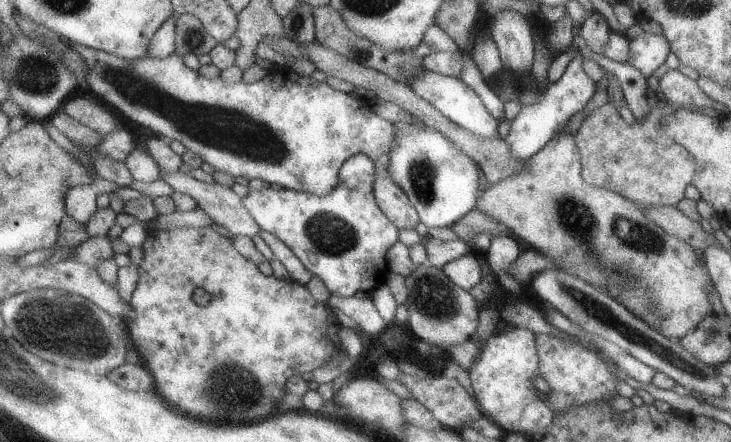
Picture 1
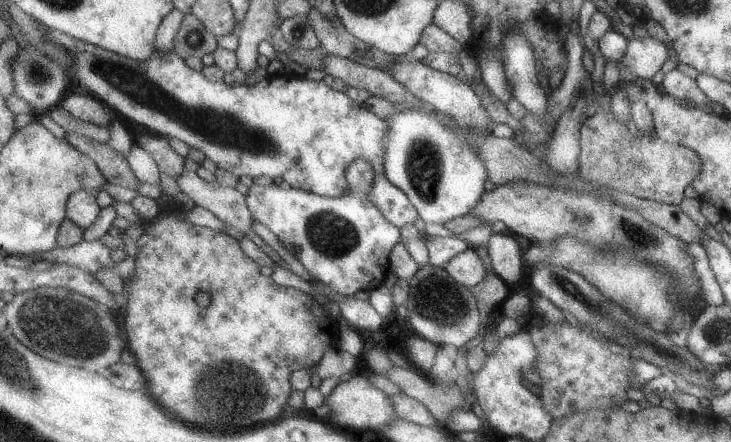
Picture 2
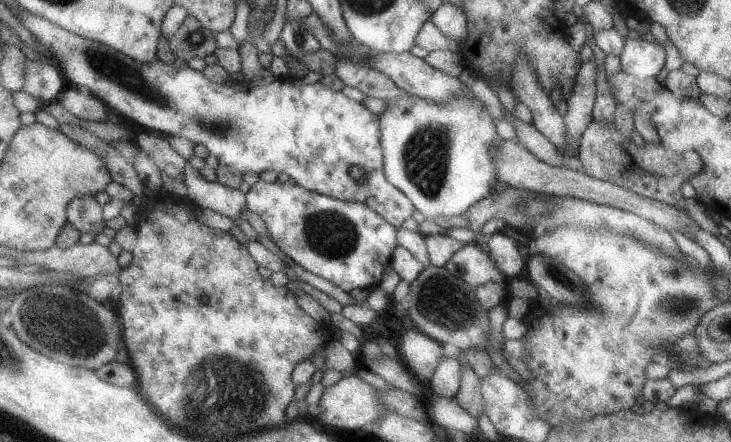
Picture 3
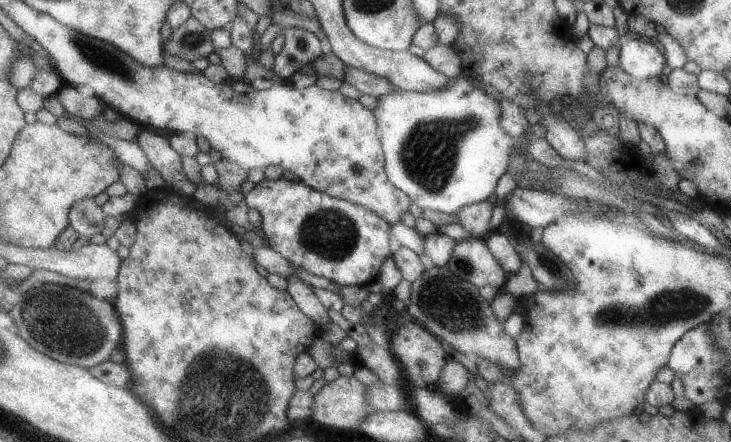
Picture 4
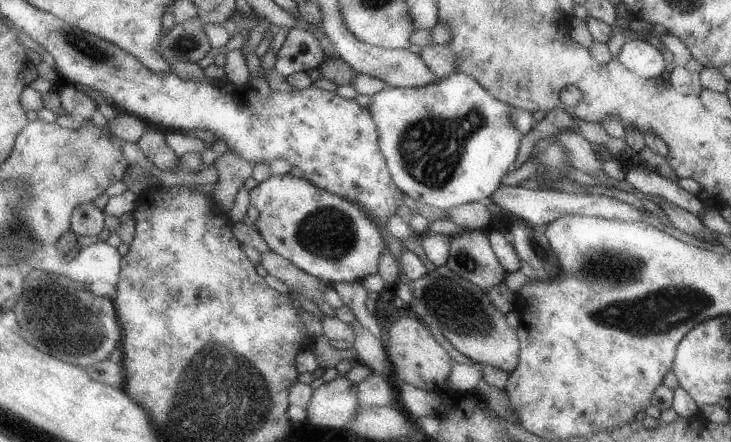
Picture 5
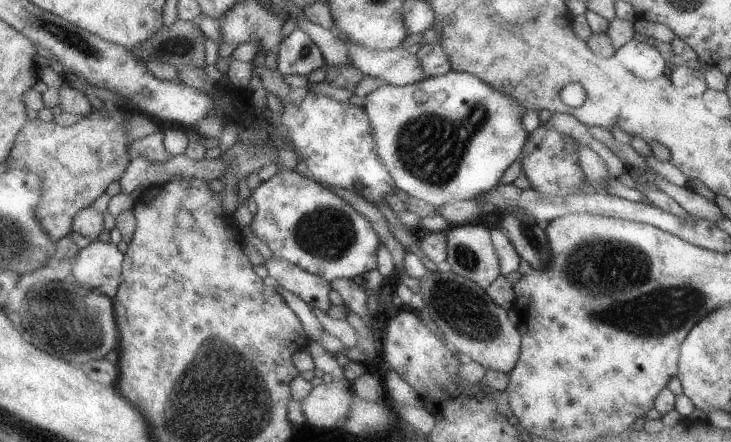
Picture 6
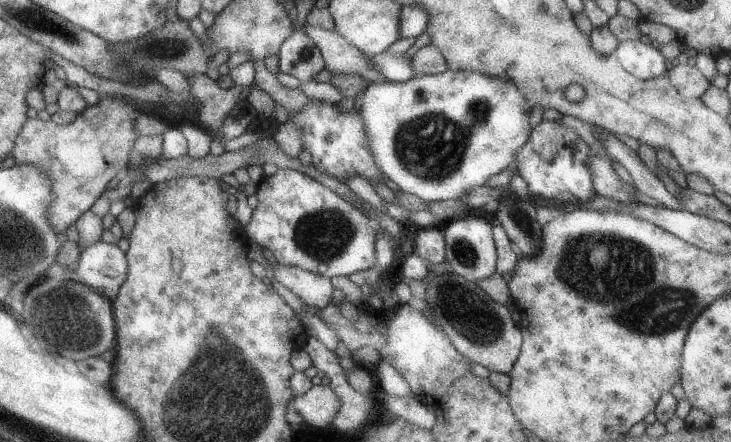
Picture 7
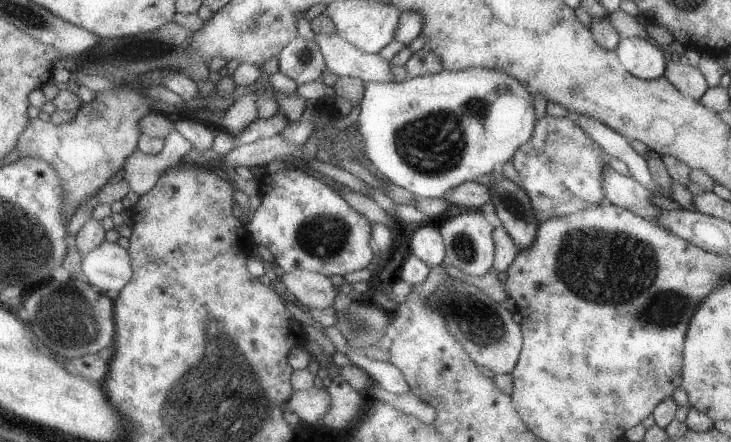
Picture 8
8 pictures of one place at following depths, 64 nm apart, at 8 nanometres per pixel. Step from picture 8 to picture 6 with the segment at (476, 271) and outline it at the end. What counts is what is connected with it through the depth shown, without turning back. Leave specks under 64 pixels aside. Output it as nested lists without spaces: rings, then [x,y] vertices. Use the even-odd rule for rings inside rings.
[[[482,221],[453,225],[446,232],[448,243],[447,261],[457,275],[476,282],[483,289],[500,276],[499,260],[492,244],[491,230]]]

